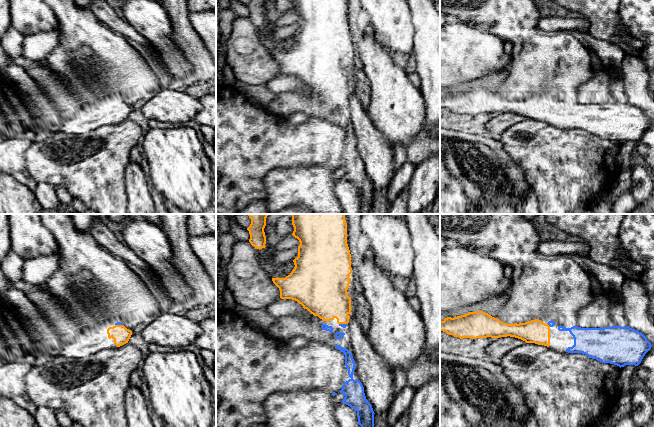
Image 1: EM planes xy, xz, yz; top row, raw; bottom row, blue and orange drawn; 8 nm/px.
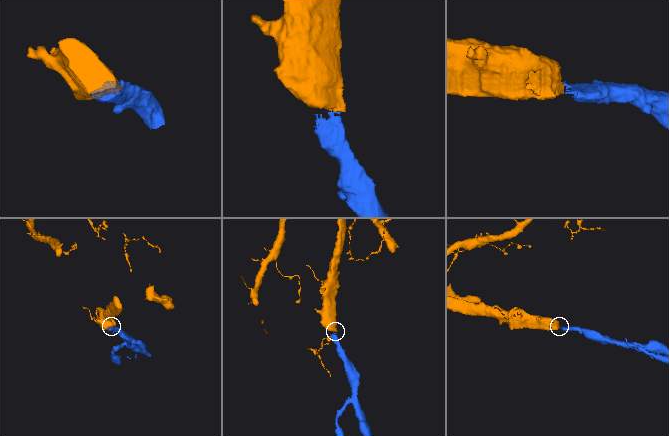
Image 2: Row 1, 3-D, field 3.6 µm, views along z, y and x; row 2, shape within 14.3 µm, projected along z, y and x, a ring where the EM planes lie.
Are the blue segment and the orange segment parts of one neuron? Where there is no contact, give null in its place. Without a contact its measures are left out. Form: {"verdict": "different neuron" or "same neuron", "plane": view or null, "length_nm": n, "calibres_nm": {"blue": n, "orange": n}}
{"verdict": "same neuron", "plane": "xy", "length_nm": 60, "calibres_nm": {"blue": 30, "orange": 140}}

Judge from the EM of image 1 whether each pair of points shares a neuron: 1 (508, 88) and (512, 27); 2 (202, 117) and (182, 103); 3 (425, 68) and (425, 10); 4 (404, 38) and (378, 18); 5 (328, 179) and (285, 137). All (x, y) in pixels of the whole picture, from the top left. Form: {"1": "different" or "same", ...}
{"1": "same", "2": "different", "3": "same", "4": "same", "5": "different"}

